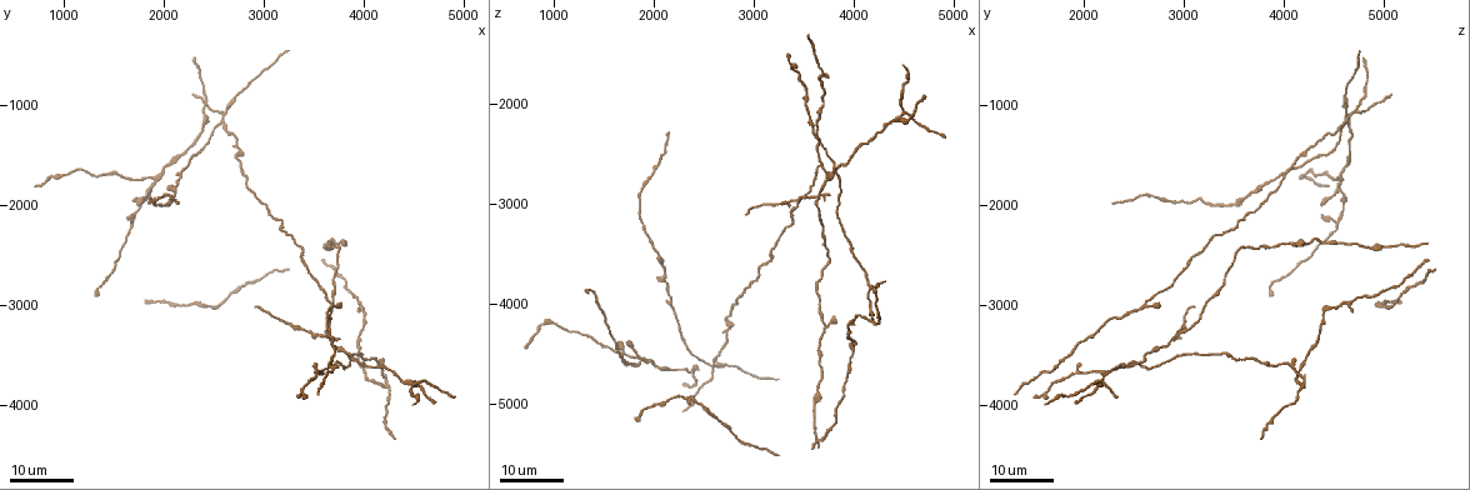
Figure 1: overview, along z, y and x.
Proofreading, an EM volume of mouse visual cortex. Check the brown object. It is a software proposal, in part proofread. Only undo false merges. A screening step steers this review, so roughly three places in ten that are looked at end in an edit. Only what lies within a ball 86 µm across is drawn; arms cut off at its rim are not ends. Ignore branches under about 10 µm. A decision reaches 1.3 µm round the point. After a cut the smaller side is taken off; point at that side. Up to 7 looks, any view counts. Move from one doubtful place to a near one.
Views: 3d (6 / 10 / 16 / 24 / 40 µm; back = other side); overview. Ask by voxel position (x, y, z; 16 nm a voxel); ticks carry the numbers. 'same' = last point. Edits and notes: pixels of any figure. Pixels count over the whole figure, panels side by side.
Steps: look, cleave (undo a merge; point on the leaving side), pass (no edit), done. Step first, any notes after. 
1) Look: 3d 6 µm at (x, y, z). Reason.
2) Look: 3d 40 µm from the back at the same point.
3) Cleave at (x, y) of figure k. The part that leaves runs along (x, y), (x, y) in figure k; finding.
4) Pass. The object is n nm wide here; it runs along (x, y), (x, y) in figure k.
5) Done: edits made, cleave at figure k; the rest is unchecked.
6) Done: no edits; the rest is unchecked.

Look: 3d 16 µm at (3660, 3600, 1720).

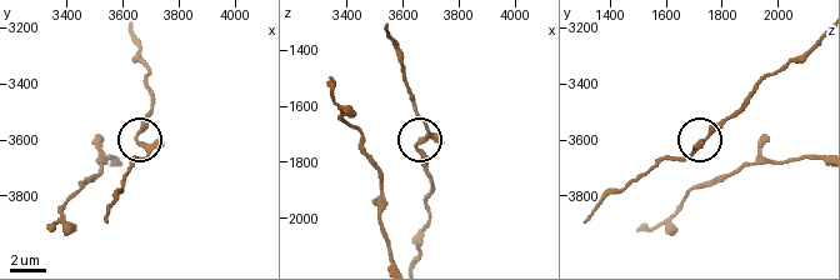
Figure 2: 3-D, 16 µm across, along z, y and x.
Look: 3d 6 µm at (3660, 3620, 1720). Zoom in.

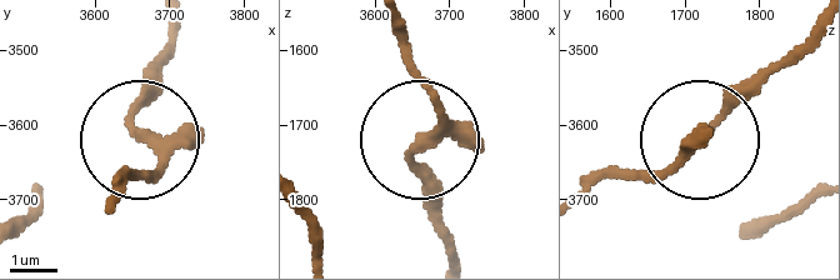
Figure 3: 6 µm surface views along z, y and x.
Pass. The side arm is 125 µm long; it runs along (411, 150), (431, 223) in figure 3; one neuron here.

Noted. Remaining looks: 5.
Look: 3d 16 µm at (4480, 3780, 2140). Four arms meet.

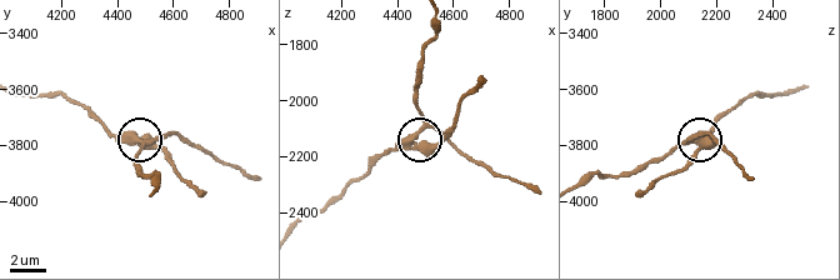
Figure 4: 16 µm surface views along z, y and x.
Look: 3d 6 µm at (4470, 3790, 2130). Zoom in.

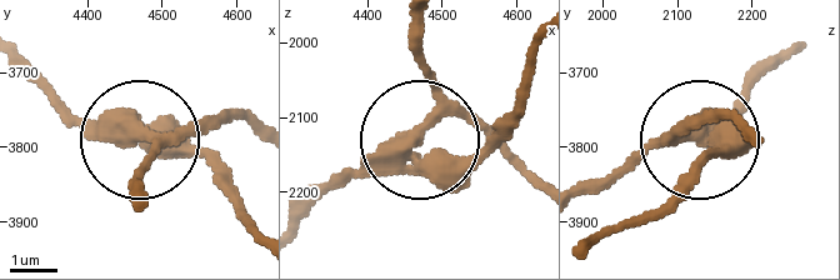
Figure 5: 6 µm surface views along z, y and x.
Look: 3d 6 µm from the back at (4470, 3785, 2125).

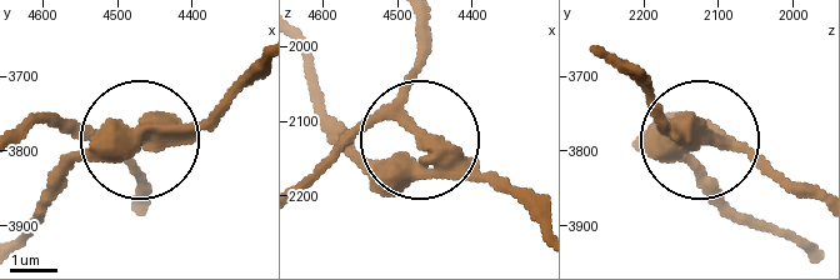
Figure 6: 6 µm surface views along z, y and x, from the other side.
Cleave at (394, 118) of figure 6. The object is 400 nm wide here; the part that leaves runs along (451, 159), (408, 103), (415, 31) in figure 6; a second neuron is stuck on.

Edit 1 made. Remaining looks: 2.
Done: edits made, cleave at figure 6; the rest is unchecked.

